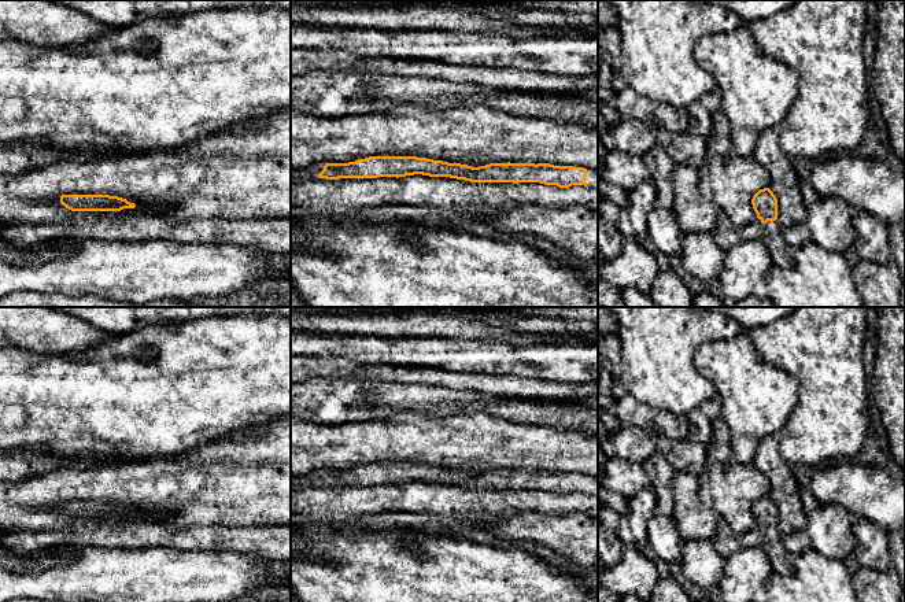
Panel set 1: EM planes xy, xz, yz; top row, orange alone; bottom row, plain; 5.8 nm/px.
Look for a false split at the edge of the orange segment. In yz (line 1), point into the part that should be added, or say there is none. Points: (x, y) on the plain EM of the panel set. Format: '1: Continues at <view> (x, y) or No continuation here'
1: Continues at yz (783, 561)

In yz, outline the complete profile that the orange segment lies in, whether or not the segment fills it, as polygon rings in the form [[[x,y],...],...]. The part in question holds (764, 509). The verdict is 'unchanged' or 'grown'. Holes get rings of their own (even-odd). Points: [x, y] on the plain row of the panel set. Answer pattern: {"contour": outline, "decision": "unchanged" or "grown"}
{"contour": [[[769,495],[760,496],[751,506],[757,525],[765,532],[762,550],[769,557],[773,572],[790,576],[795,569],[797,555],[790,553],[782,539],[777,527],[777,506]]], "decision": "grown"}

